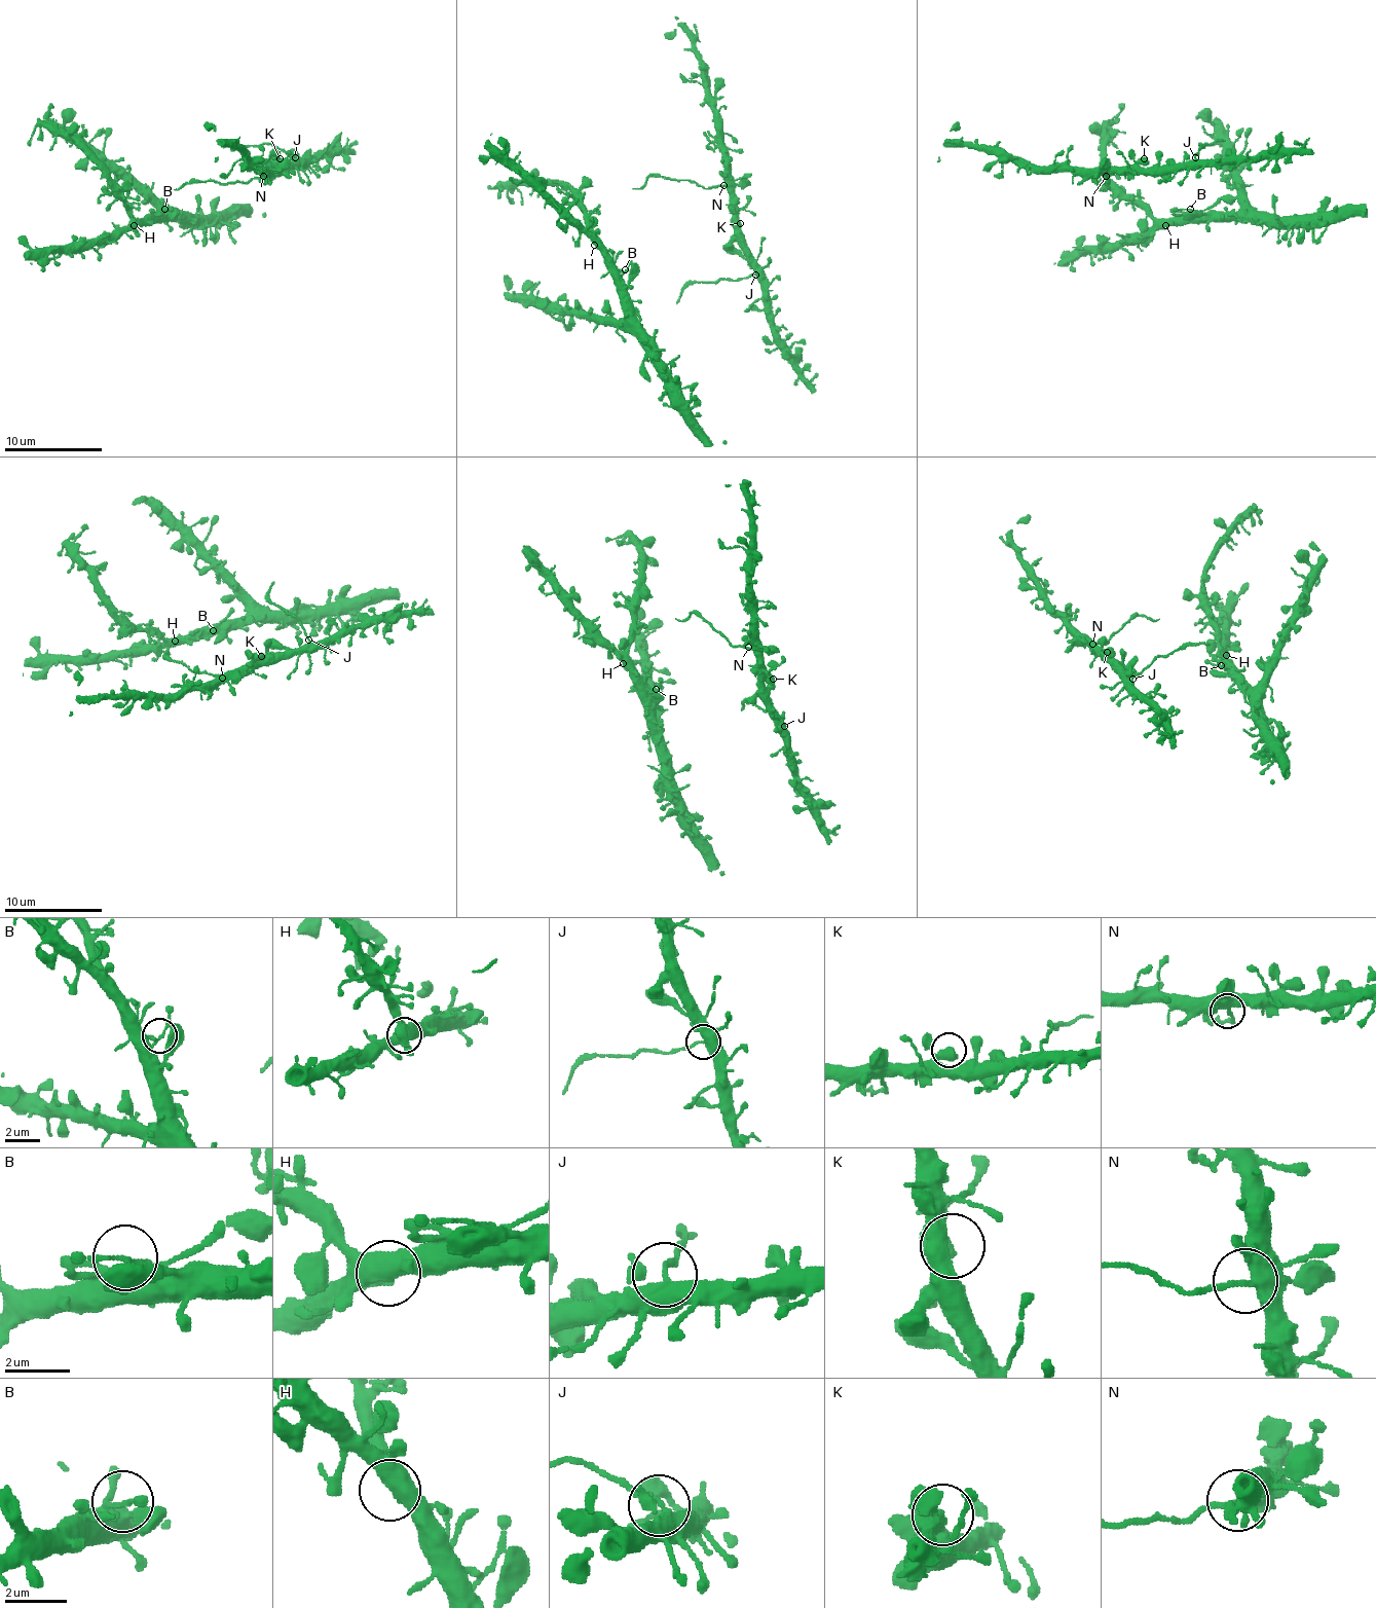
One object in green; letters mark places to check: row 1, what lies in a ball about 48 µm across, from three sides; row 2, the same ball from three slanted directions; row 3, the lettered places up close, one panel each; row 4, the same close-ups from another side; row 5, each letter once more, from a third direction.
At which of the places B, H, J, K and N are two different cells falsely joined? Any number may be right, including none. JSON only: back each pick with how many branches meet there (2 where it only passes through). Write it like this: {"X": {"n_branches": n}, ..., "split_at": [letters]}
{"J": {"n_branches": 2}, "N": {"n_branches": 2}, "split_at": ["J", "N"]}

